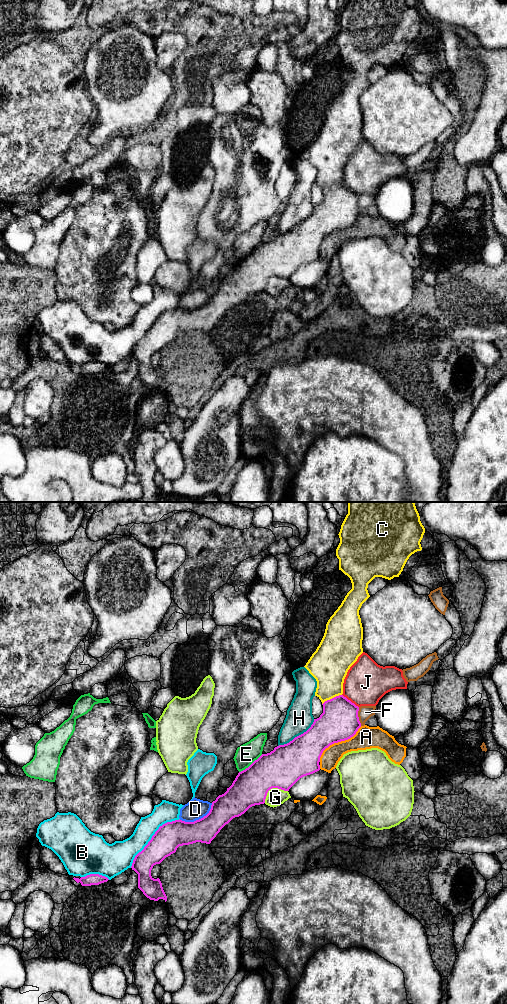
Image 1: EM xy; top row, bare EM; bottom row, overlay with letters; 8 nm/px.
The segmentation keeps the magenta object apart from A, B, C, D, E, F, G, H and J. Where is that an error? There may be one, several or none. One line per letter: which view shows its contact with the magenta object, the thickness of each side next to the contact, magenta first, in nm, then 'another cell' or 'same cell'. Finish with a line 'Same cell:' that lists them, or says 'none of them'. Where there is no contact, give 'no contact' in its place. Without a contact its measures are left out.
A: contact in xy; calibres 300 and 180 nm; another cell
B: contact in xy; calibres 220 and 180 nm; another cell
C: contact in xy; calibres 300 and 300 nm; another cell
D: contact in xy; calibres 220 and 170 nm; another cell
E: contact in xy; calibres 320 and 170 nm; another cell
F: contact in xy; calibres 300 and 110 nm; another cell
G: contact in xy; calibres 320 and 150 nm; another cell
H: contact in xy; calibres 320 and 220 nm; another cell
J: contact in xy; calibres 300 and 340 nm; another cell
Same cell: none of them

